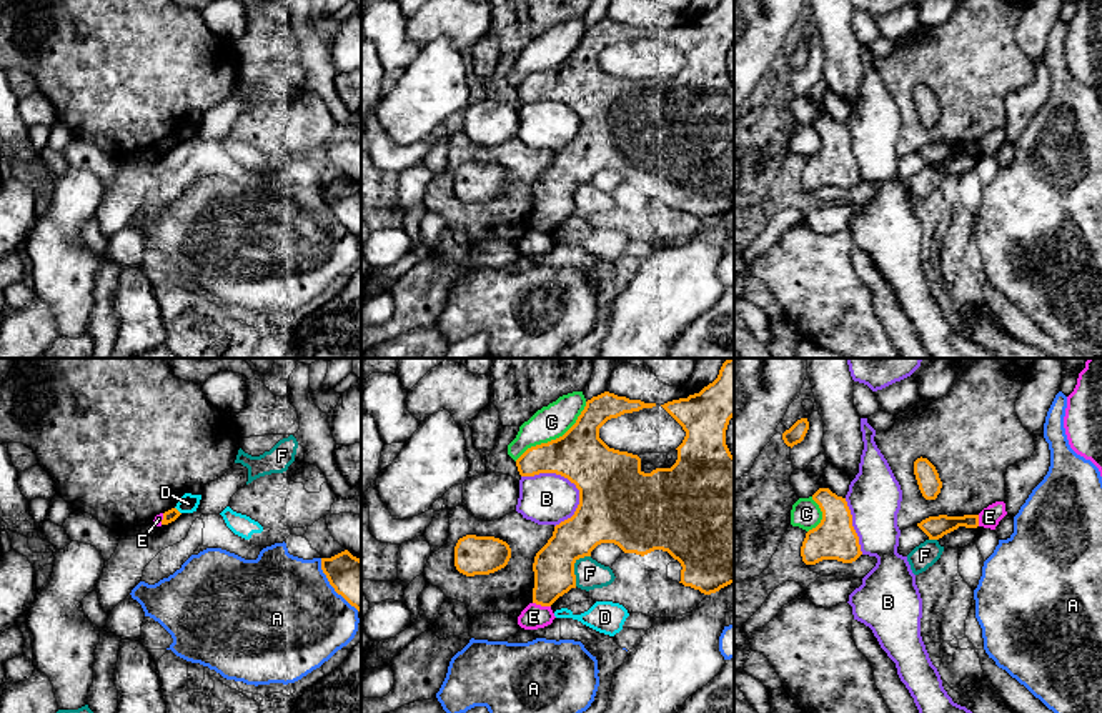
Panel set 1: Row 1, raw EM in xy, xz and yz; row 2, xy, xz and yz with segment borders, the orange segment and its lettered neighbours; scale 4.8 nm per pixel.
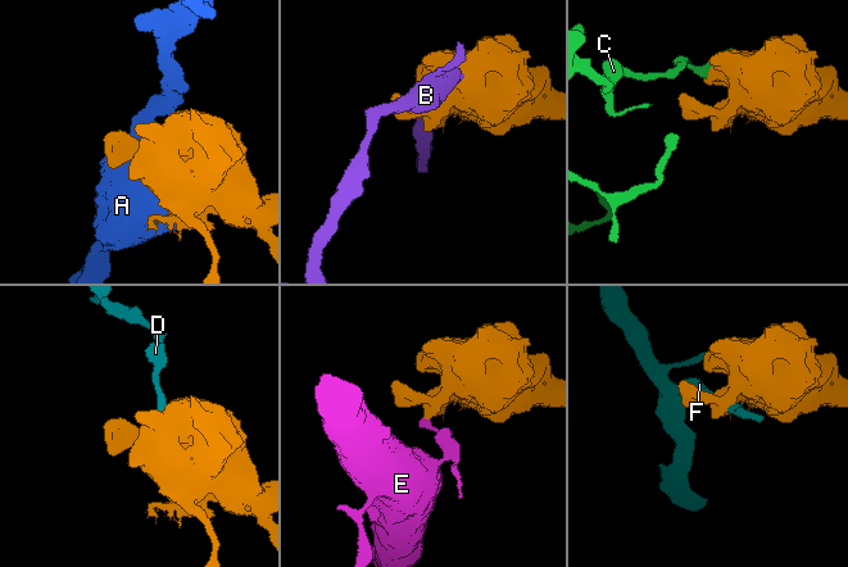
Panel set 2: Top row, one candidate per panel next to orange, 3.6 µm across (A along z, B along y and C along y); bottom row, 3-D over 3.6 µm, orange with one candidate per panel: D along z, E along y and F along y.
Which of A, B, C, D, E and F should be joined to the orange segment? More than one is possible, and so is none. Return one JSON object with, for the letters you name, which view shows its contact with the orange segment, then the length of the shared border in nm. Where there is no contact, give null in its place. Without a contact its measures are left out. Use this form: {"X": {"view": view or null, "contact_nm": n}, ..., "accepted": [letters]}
{"accepted": []}

